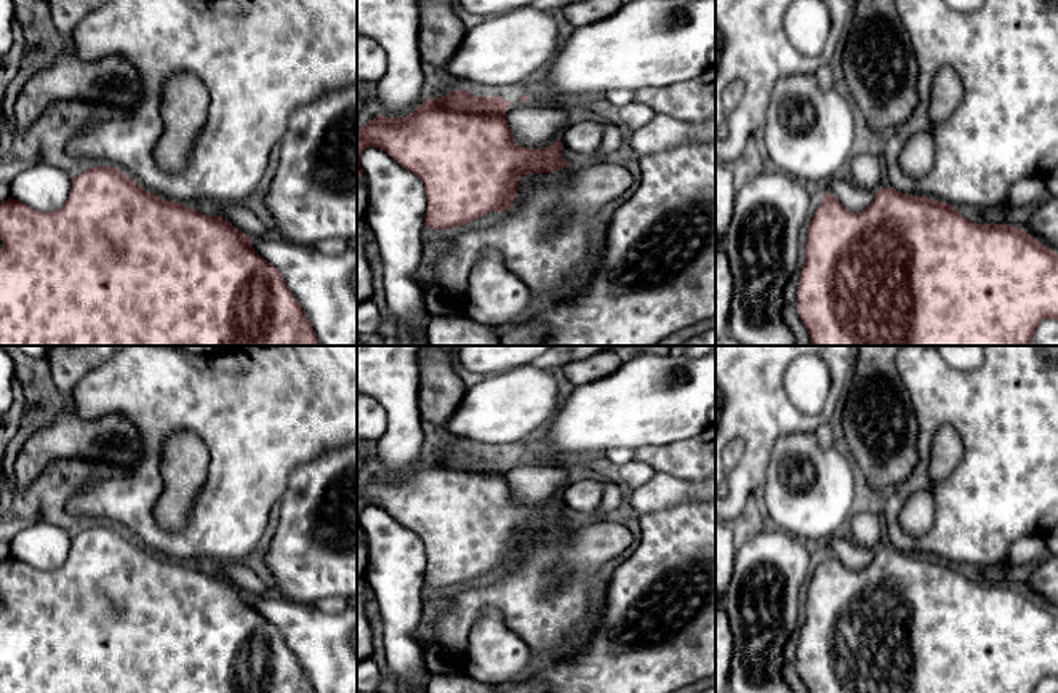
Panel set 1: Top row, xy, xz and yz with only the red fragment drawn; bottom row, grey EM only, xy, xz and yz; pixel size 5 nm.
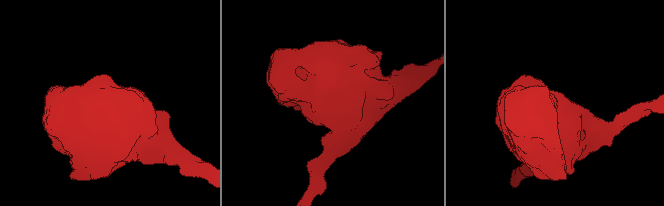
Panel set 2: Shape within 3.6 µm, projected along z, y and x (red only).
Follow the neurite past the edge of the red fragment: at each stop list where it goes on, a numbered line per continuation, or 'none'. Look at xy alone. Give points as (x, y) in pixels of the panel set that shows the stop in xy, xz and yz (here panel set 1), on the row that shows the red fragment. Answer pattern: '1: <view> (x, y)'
none

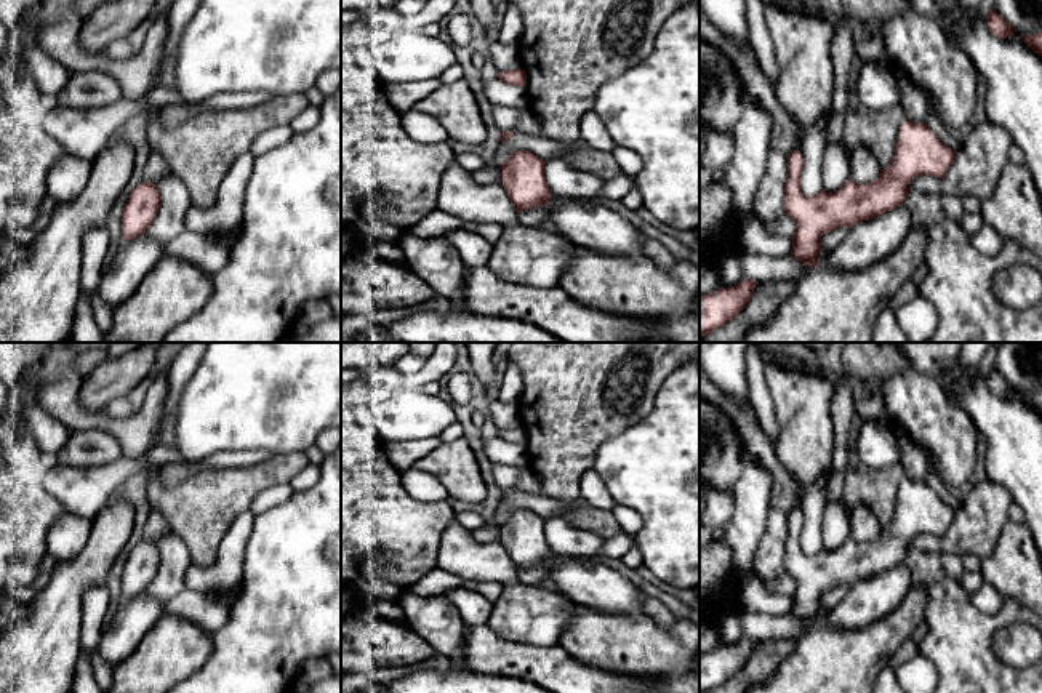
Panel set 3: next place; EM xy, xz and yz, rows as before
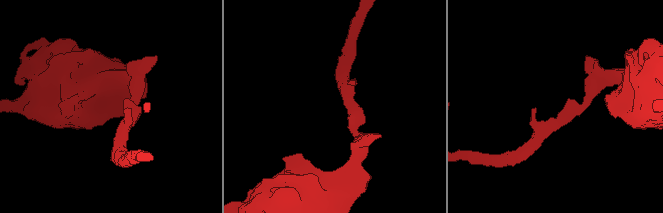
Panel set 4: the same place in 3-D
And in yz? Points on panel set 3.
none

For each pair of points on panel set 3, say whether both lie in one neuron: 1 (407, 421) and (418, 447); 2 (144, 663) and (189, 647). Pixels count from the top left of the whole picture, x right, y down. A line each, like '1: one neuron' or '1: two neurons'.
1: two neurons
2: one neuron

